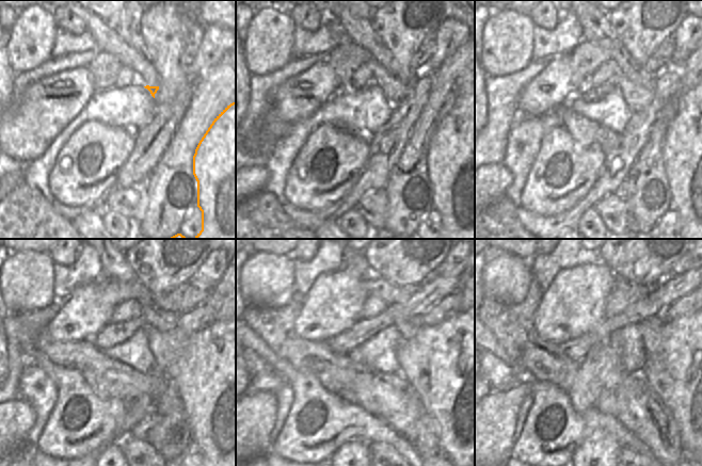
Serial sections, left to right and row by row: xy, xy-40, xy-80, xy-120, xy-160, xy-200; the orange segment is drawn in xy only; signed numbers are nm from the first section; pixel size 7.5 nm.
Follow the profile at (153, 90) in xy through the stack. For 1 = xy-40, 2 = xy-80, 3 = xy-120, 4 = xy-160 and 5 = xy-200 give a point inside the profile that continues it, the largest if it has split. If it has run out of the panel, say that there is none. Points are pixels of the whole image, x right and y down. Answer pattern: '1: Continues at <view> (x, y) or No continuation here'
1: Continues at xy-40 (395, 95)
2: Continues at xy-80 (637, 98)
3: Continues at xy-120 (213, 368)
4: Continues at xy-160 (452, 366)
5: Continues at xy-200 (691, 372).

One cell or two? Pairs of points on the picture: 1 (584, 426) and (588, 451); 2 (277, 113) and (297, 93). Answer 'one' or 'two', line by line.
1: two
2: one

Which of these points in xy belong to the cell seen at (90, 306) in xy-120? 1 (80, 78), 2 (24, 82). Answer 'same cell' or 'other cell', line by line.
1: same cell
2: other cell

